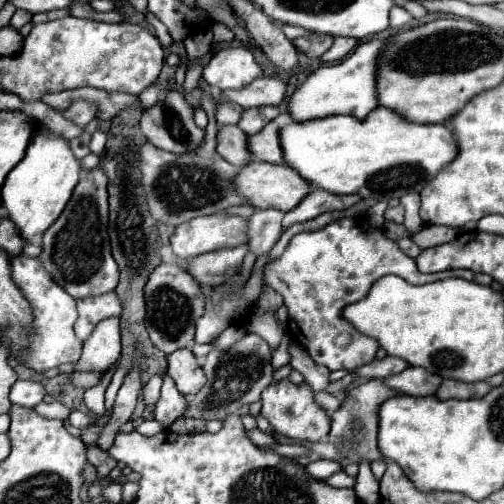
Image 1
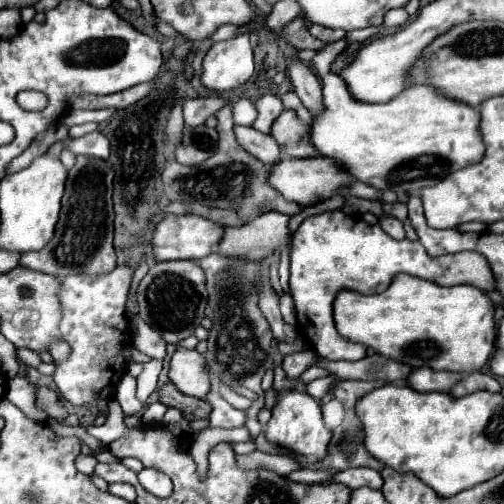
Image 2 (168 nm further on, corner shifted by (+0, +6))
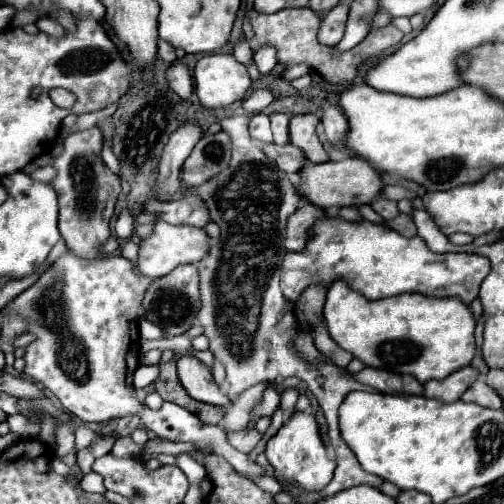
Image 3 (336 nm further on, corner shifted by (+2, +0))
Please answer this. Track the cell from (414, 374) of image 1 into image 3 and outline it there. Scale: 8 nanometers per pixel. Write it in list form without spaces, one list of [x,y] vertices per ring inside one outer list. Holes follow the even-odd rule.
[[[466,365],[458,371],[454,371],[452,375],[448,375],[448,379],[442,381],[428,381],[424,385],[424,395],[432,397],[432,399],[440,399],[444,403],[452,403],[458,401],[460,395],[478,379],[478,371],[472,365]]]

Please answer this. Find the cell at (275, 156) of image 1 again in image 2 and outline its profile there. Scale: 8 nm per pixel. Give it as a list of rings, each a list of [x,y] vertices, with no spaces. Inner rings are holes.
[[[282,111],[278,121],[274,121],[270,135],[276,139],[282,157],[314,157],[314,147],[306,141],[306,125],[298,123],[294,111]]]

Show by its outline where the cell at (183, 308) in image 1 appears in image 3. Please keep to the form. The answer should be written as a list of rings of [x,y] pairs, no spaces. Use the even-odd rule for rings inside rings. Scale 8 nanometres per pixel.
[[[180,265],[176,267],[172,273],[168,273],[162,279],[154,279],[150,291],[144,297],[144,311],[146,311],[146,319],[156,323],[158,327],[162,327],[166,331],[168,337],[176,337],[176,335],[184,335],[200,309],[200,277],[198,277],[198,269],[196,265]]]

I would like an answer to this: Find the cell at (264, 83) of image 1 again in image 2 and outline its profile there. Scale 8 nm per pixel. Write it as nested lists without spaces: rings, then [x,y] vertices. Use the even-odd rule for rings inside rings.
[[[216,95],[198,97],[198,99],[186,99],[182,103],[182,107],[184,107],[184,123],[188,127],[202,125],[210,115],[214,115],[224,105],[228,105],[228,101],[222,99],[222,97],[216,97]]]

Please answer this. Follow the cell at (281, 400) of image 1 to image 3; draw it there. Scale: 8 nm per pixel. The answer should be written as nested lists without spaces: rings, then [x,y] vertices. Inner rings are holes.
[[[294,413],[288,423],[282,425],[282,429],[268,441],[266,447],[268,463],[274,467],[274,477],[280,483],[298,485],[304,491],[320,491],[324,489],[334,475],[336,463],[328,459],[326,447],[320,439],[316,419],[310,413]]]

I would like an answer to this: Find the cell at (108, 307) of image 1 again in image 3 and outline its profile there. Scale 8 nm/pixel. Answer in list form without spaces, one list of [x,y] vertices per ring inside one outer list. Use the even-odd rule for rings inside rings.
[[[68,251],[58,257],[30,289],[2,309],[8,315],[24,317],[28,321],[26,333],[36,337],[24,353],[24,375],[40,381],[60,399],[68,413],[86,423],[136,415],[148,431],[162,439],[194,443],[198,449],[212,447],[212,453],[226,459],[240,475],[262,475],[262,467],[250,463],[246,453],[236,451],[218,425],[202,423],[196,415],[168,401],[158,411],[138,401],[130,379],[140,355],[136,311],[148,287],[150,279],[136,275],[132,261],[120,255],[80,259]]]

